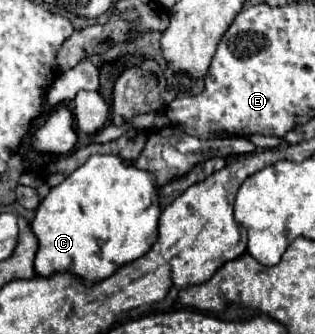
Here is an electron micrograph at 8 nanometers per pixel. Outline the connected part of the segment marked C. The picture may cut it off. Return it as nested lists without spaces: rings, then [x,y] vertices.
[[[91,155],[39,203],[31,229],[39,241],[35,275],[69,273],[85,287],[111,277],[119,267],[139,259],[155,243],[161,207],[153,175],[127,165],[117,155]]]

